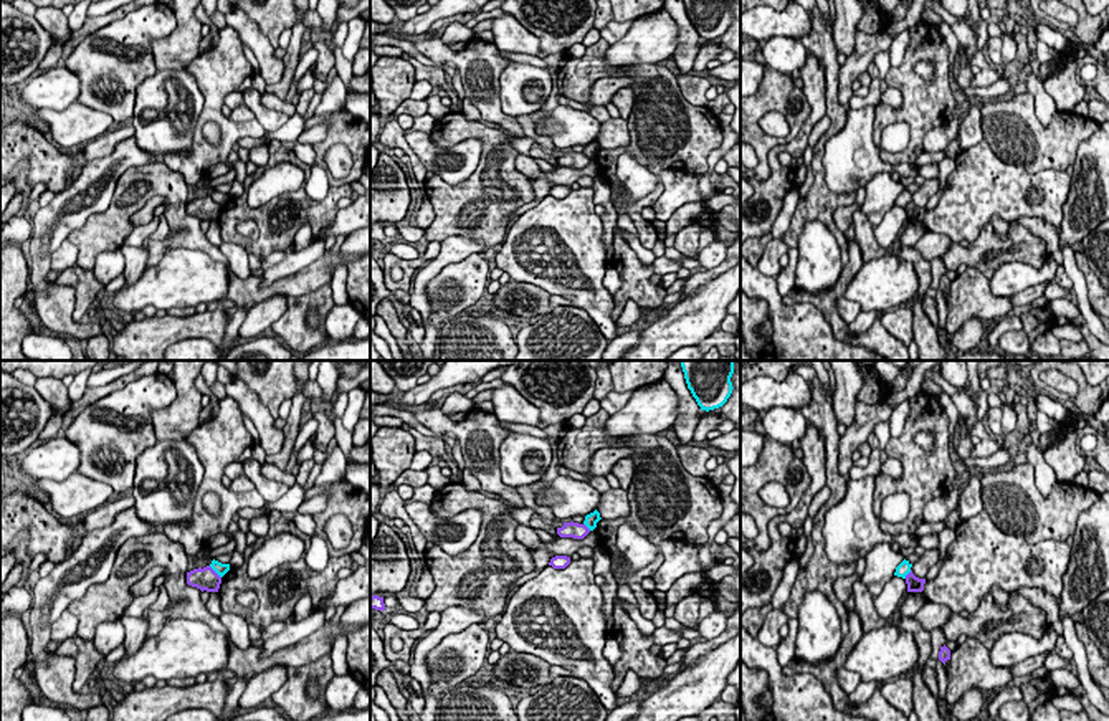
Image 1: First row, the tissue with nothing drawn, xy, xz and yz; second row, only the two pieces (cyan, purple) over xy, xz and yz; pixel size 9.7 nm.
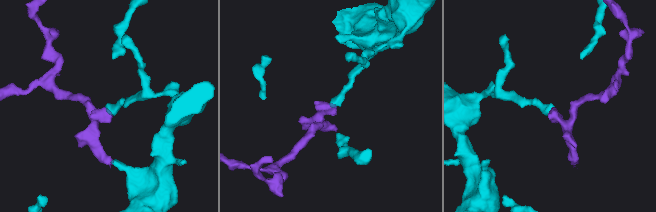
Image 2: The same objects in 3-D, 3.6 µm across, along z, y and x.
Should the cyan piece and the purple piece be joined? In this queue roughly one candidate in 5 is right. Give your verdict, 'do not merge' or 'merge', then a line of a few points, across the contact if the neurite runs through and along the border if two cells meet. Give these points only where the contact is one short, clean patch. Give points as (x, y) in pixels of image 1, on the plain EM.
do not merge | xy (209, 195), (220, 207)

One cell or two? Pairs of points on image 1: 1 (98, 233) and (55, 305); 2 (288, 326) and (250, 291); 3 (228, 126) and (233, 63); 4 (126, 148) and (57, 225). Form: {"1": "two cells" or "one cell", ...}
{"1": "two cells", "2": "two cells", "3": "one cell", "4": "one cell"}

